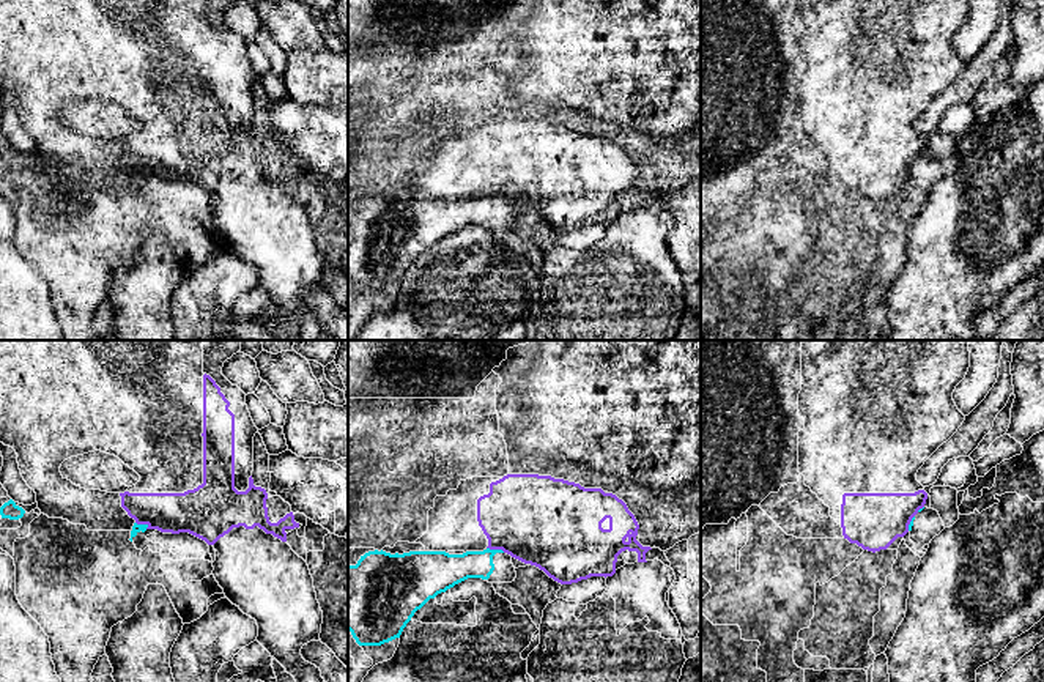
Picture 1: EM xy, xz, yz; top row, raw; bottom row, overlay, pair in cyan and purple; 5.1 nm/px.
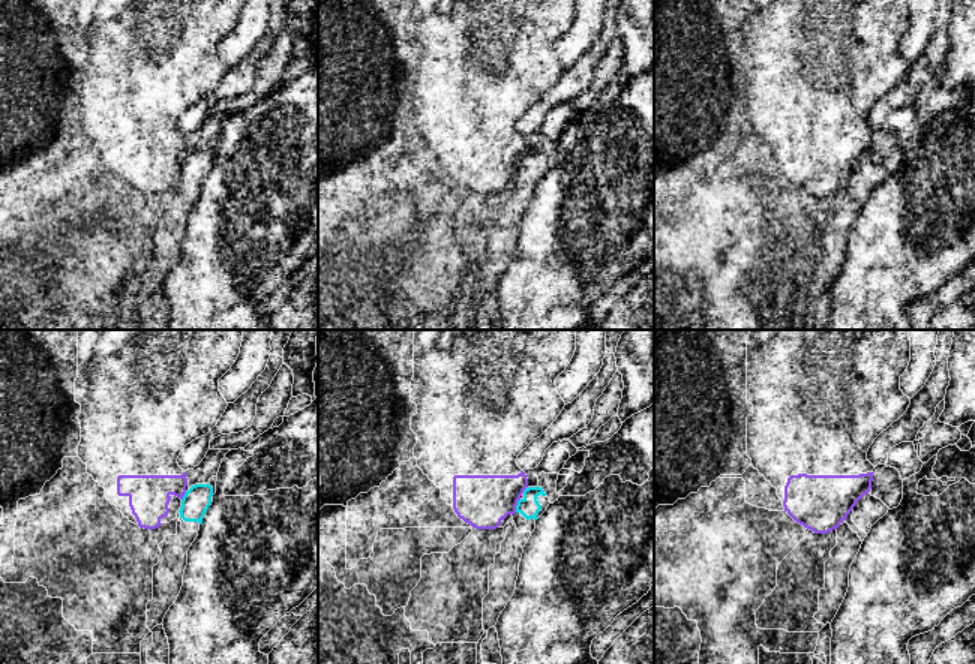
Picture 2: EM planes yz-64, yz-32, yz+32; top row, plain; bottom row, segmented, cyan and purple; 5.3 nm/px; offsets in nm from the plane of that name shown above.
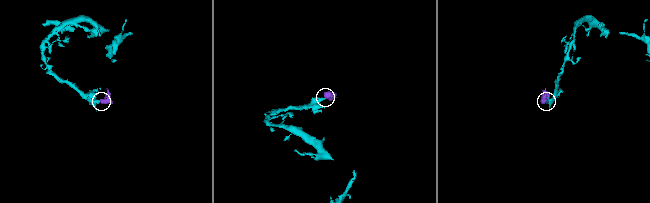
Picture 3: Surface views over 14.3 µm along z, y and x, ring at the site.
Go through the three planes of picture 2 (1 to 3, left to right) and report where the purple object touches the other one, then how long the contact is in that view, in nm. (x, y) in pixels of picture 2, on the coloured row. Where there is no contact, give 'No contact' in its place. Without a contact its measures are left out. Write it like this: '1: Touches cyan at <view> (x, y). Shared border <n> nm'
1: Touches cyan at yz-64 (183, 496). Shared border 50 nm
2: Touches cyan at yz-32 (516, 505). Shared border 80 nm
3: No contact

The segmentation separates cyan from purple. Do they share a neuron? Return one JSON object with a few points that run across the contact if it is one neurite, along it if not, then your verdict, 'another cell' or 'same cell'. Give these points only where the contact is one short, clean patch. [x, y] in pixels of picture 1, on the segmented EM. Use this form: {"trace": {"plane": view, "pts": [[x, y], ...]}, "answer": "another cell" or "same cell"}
{"trace": {"plane": "xz", "pts": [[487, 547], [504, 552]]}, "answer": "another cell"}

